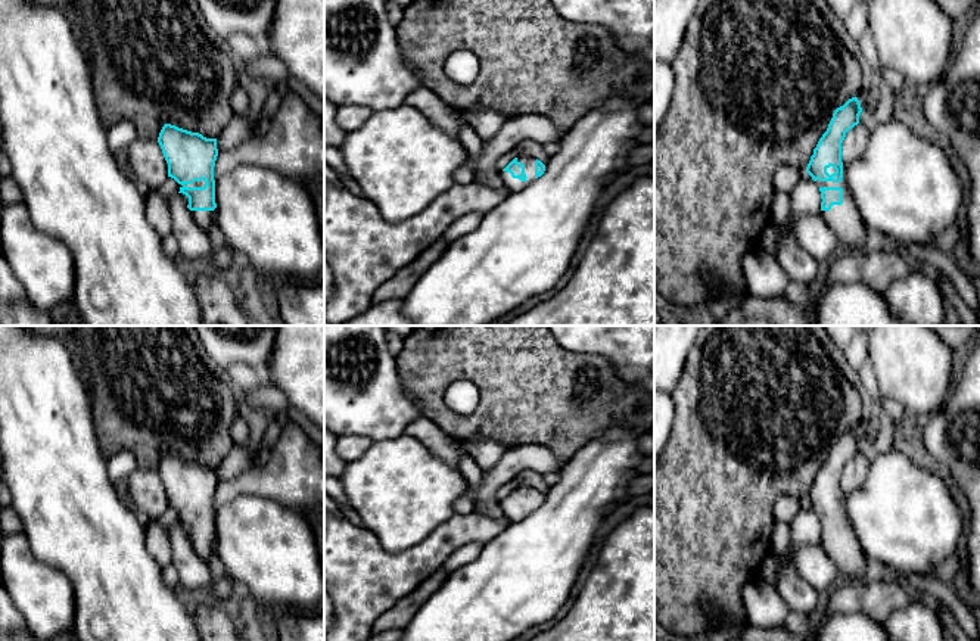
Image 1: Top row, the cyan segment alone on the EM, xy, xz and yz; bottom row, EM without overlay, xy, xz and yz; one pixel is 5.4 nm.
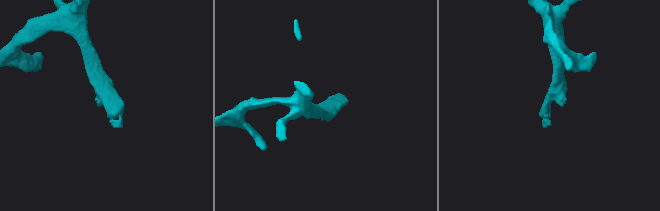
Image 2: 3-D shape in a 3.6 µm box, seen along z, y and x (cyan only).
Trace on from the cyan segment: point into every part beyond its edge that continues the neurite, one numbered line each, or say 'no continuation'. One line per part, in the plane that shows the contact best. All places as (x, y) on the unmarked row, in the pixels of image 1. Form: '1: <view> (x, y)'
1: yz (845, 550)

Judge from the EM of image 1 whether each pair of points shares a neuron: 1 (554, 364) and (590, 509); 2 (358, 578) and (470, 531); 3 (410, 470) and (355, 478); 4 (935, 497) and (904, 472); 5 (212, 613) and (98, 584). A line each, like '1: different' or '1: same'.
1: different
2: same
3: same
4: same
5: different

